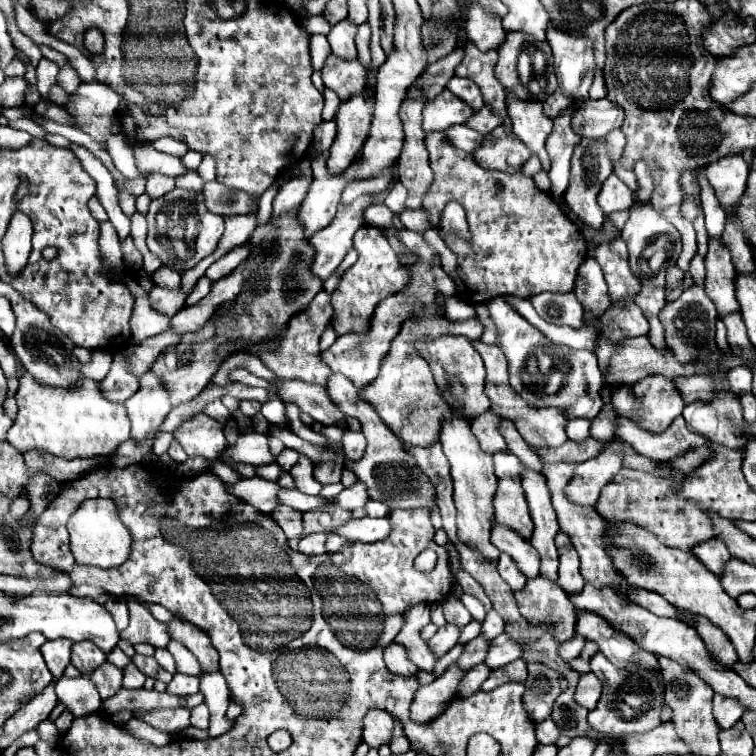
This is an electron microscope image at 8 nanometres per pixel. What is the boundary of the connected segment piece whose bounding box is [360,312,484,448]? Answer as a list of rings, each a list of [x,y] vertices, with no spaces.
[[[424,312],[420,324],[406,322],[402,326],[400,334],[392,340],[392,346],[384,356],[384,362],[380,364],[378,378],[370,386],[360,390],[360,398],[364,398],[364,402],[370,402],[374,410],[380,414],[382,422],[406,444],[420,446],[420,448],[428,448],[436,444],[440,440],[440,418],[448,418],[448,404],[438,394],[428,364],[414,352],[410,340],[422,336],[438,338],[442,334],[460,334],[470,340],[478,340],[482,332],[484,326],[480,326],[480,320],[476,316],[472,318],[472,322],[446,322],[446,320],[432,318],[428,312]]]

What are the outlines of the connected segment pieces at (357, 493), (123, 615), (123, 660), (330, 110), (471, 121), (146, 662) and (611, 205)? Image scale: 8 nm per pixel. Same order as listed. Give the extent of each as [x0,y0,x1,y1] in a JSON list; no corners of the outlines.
[[336,482,368,512],[104,598,128,630],[106,646,130,668],[322,90,340,120],[468,106,502,134],[132,654,173,682],[598,174,634,216]]

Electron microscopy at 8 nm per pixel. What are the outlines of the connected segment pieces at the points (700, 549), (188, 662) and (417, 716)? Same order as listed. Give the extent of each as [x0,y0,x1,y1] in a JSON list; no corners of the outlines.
[[692,538,730,574],[168,642,202,676],[410,663,465,722]]

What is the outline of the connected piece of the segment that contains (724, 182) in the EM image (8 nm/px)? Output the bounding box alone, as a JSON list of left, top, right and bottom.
[698,154,748,214]

